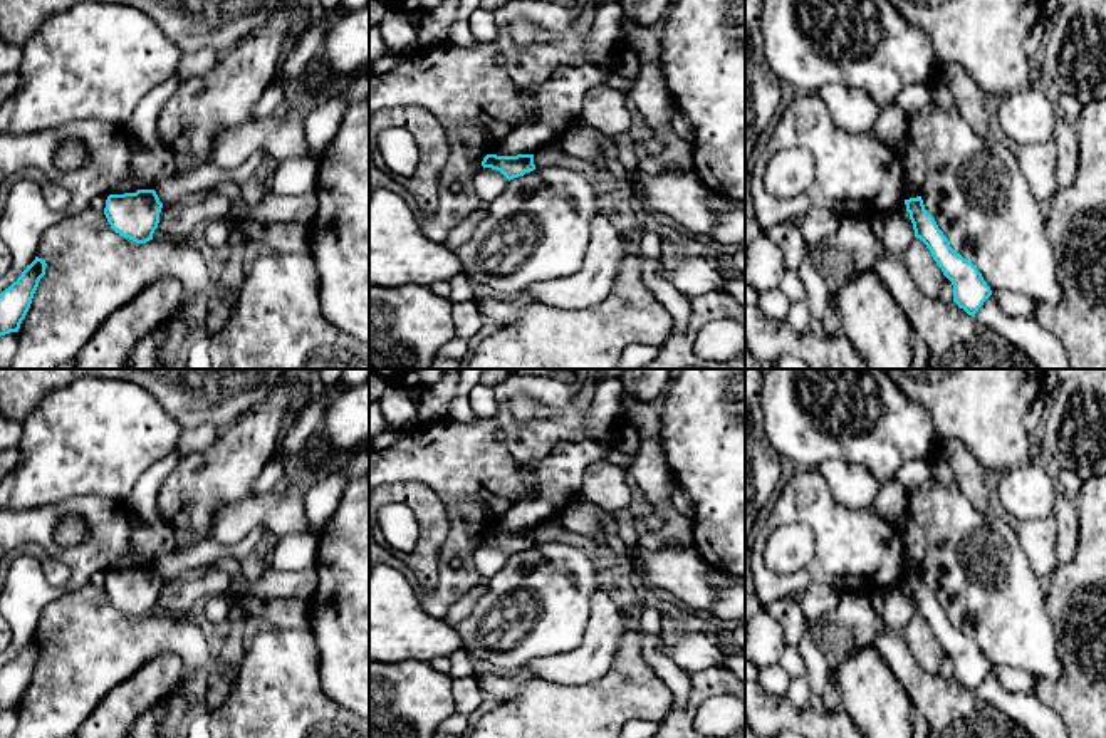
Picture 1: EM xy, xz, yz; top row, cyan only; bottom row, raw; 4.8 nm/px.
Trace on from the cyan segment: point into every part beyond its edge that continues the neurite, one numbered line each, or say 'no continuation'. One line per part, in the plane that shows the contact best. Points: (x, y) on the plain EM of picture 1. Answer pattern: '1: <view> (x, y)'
no continuation

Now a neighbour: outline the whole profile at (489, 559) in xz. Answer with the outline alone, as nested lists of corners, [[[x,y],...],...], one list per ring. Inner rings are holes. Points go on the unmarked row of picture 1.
[[[482,542],[473,552],[473,567],[485,582],[505,565],[507,559],[500,547]]]

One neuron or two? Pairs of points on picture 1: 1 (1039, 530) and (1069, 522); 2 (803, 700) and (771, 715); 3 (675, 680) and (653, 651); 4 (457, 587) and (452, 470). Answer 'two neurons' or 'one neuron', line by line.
1: two neurons
2: two neurons
3: one neuron
4: one neuron

